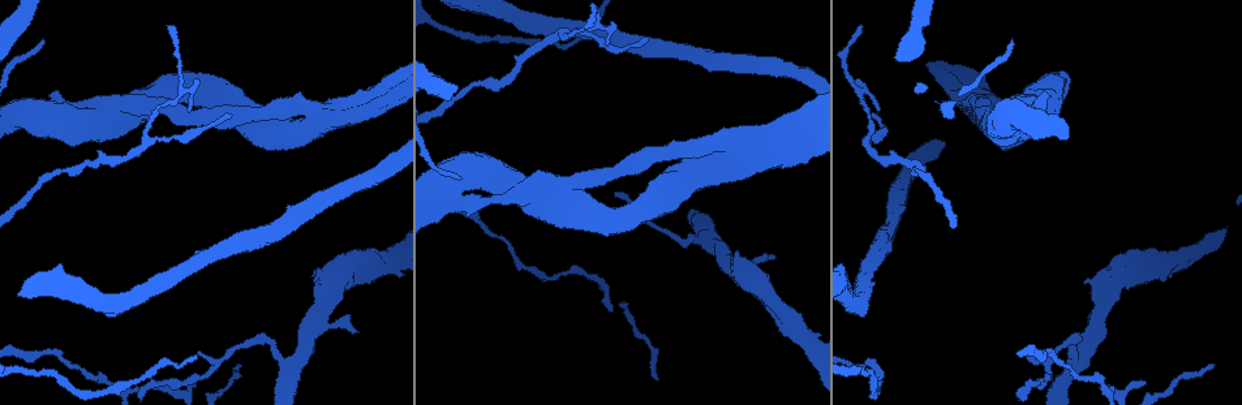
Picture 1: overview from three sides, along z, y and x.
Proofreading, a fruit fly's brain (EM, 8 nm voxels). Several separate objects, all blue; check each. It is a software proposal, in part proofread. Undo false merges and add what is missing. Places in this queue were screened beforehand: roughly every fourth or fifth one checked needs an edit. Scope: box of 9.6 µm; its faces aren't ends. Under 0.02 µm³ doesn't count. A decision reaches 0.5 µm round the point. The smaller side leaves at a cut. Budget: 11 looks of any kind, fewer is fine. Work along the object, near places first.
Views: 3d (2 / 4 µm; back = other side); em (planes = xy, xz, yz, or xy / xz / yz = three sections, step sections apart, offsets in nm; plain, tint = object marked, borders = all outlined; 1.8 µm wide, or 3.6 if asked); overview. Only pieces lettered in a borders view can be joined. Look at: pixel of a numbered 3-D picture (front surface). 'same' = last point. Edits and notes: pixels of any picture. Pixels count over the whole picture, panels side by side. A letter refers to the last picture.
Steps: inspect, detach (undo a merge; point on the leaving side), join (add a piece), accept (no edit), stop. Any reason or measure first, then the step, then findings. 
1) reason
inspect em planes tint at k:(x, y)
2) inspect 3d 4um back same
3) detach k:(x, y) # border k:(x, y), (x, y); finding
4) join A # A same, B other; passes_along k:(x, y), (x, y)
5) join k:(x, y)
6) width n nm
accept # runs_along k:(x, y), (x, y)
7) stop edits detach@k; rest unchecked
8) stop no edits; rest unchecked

two arms in line, one across
inspect em xz step 4 tint at 1:(291, 363)

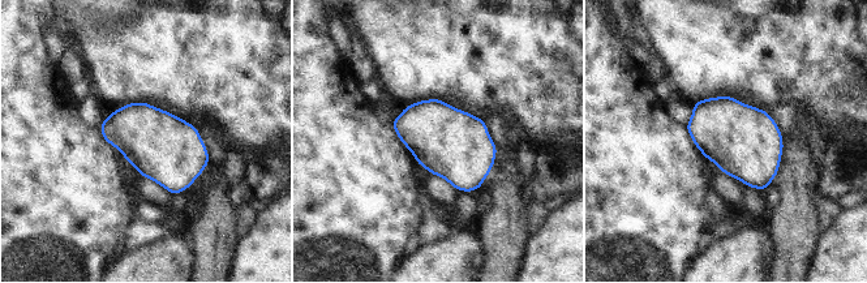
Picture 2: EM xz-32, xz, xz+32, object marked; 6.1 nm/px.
inspect em planes tint same

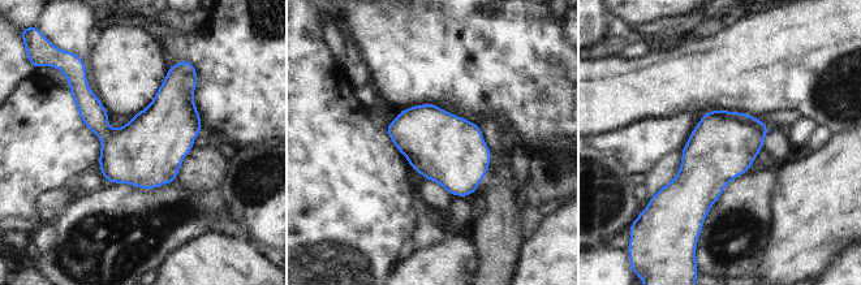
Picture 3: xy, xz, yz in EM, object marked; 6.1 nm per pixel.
what lies round it
inspect em planes borders same

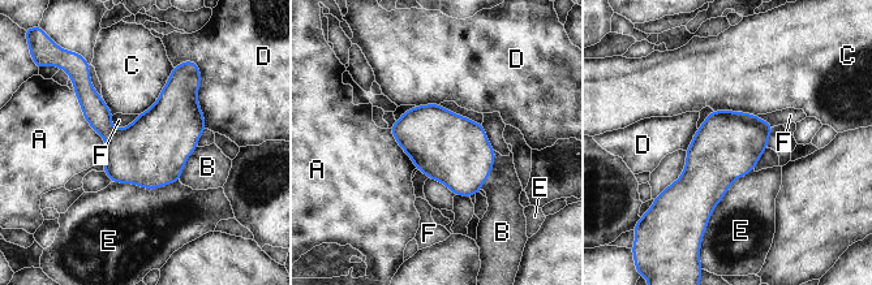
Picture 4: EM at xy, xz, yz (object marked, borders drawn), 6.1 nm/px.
width 400 nm
accept # A other, B other, C other, D other, E other, F other; border 4:(140, 115), (119, 129), (111, 125); all the same cell

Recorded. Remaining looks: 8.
thin end
inspect 3d 4um at 1:(862, 25)

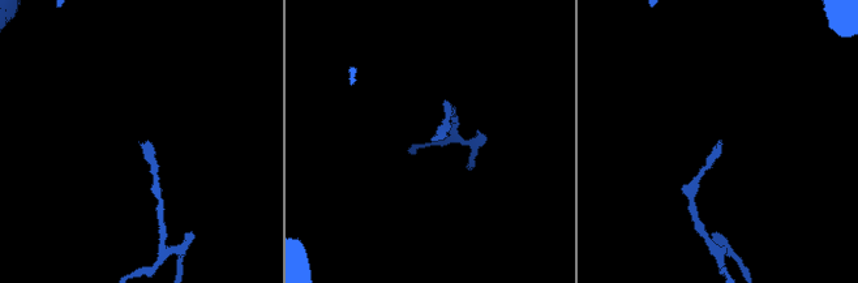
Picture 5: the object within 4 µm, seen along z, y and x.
inspect em planes borders at 5:(433, 139)

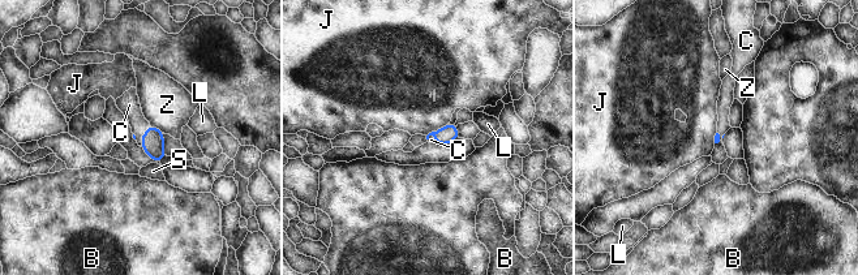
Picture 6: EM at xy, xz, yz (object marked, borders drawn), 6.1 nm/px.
join C # B other, C same, J other, L other, S other, Z other; passes_along 6:(153, 145), (142, 133), (129, 104); it goes on there

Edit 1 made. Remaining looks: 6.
redraw
inspect overview

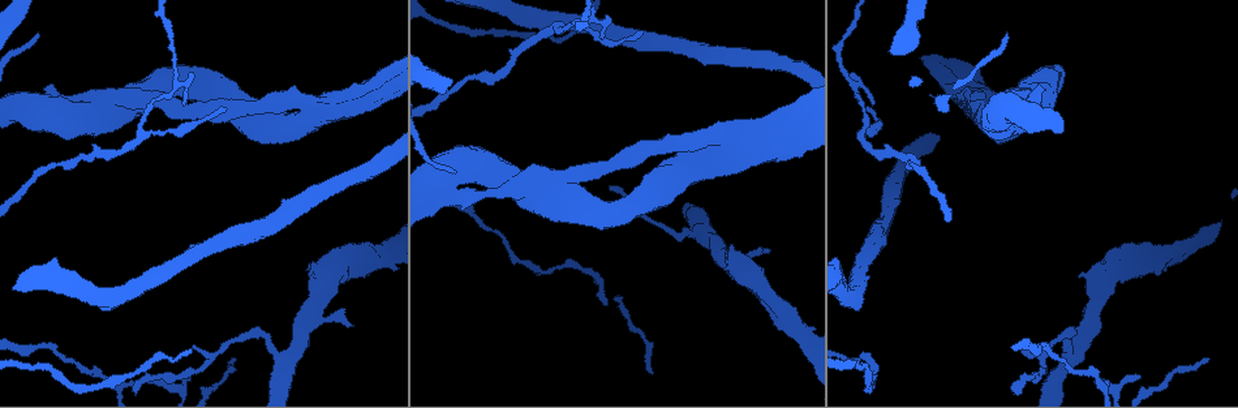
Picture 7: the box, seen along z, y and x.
closes a loop
inspect em planes plain at 7:(668, 140)

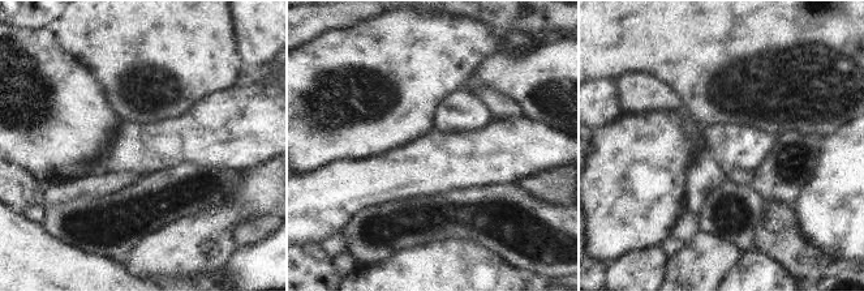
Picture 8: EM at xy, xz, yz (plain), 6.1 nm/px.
see the neighbours
inspect em planes borders same

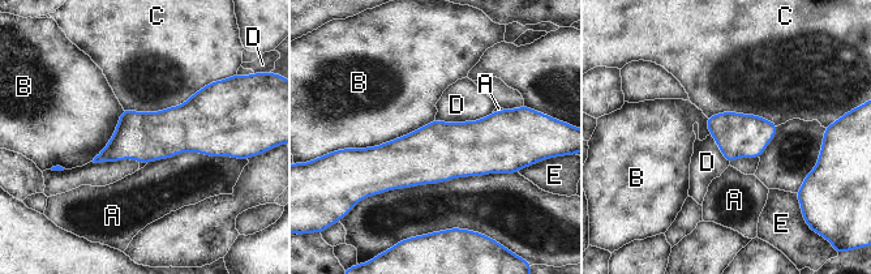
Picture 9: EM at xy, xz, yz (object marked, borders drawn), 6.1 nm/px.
width 260 nm
accept # A other, B other, C other, D other, E other; border 9:(493, 112), (476, 120), (434, 119); one cell here

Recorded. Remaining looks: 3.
thin end
inspect 3d 2um at 7:(769, 251)

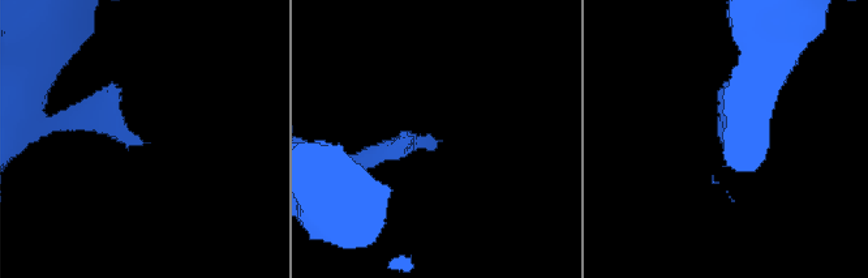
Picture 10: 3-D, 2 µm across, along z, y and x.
inspect em xz step 8 borders at 10:(436, 147)

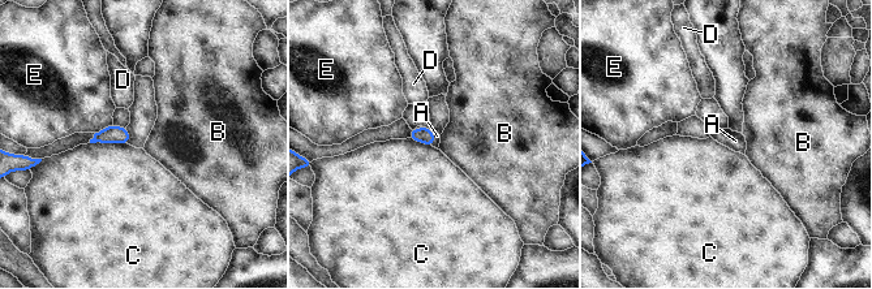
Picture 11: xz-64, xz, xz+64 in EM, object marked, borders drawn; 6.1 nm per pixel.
inspect em planes borders same

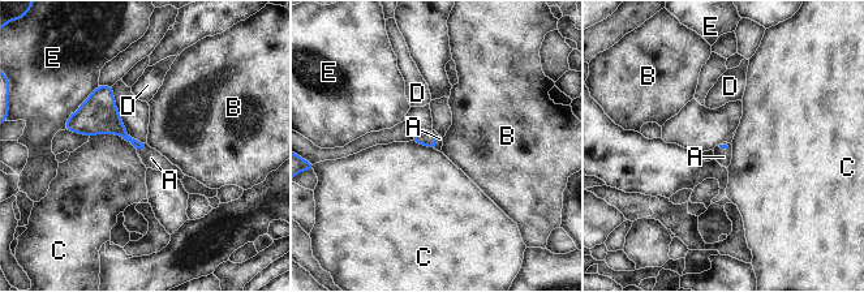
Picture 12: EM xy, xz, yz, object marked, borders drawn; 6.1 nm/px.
longest_contact E 360 nm
join A # A same, B other, C other, D other, E other; passes_along 12:(110, 121), (141, 147), (151, 158); the cell continues

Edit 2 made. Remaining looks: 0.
stop edits join@6, join@12; rest unchecked

